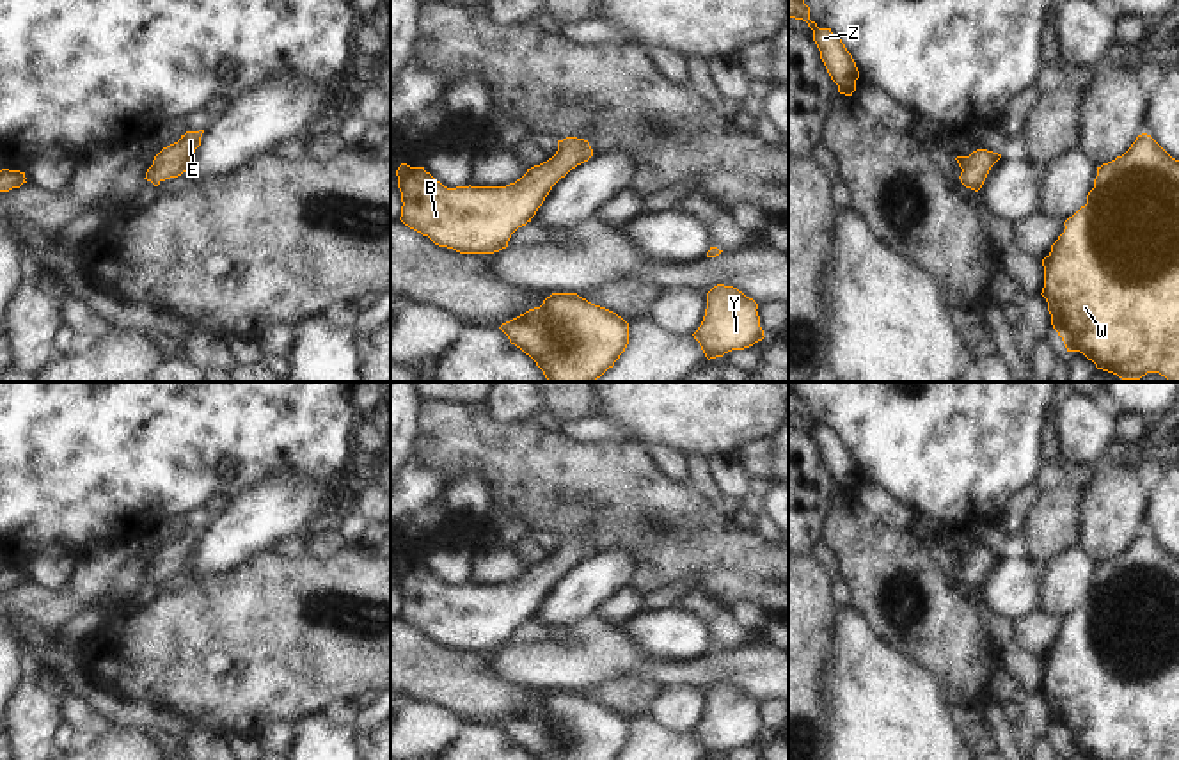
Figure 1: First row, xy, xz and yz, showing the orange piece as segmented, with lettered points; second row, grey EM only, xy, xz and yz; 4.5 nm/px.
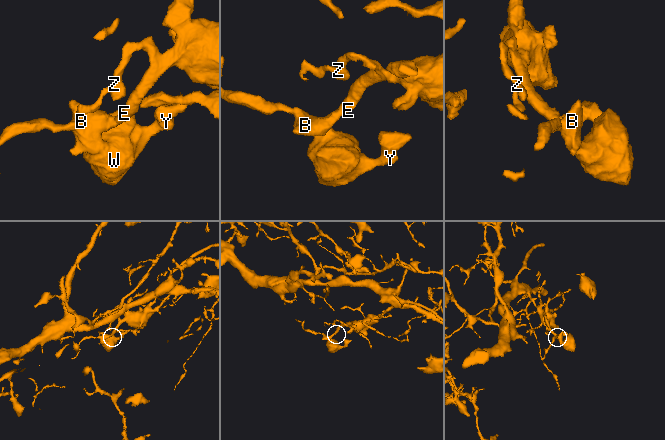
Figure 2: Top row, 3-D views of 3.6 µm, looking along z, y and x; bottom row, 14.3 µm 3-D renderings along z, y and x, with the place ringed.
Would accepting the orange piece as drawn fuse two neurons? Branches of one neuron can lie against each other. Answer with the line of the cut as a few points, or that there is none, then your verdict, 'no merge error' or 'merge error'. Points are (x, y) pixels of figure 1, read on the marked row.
no cut | no merge error

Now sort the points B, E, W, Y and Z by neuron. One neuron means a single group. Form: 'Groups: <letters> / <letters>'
Groups: B E W Y Z

